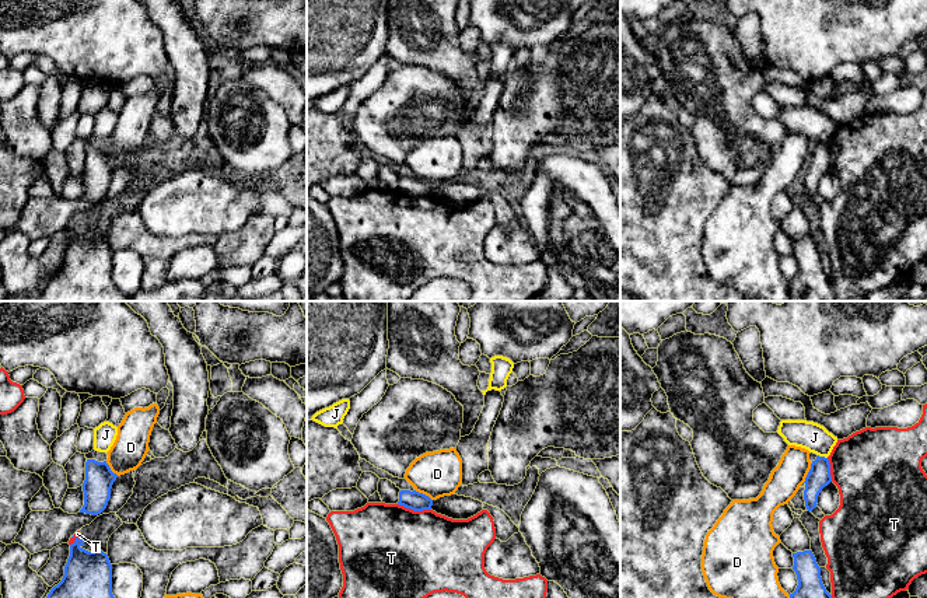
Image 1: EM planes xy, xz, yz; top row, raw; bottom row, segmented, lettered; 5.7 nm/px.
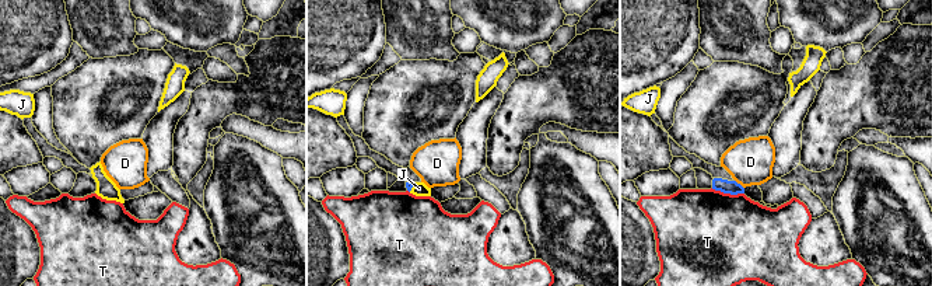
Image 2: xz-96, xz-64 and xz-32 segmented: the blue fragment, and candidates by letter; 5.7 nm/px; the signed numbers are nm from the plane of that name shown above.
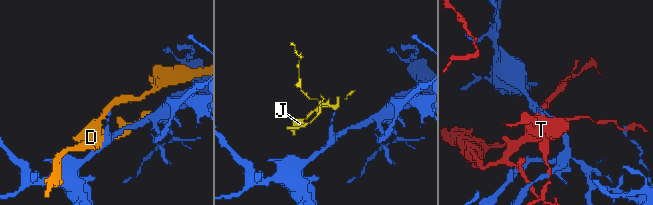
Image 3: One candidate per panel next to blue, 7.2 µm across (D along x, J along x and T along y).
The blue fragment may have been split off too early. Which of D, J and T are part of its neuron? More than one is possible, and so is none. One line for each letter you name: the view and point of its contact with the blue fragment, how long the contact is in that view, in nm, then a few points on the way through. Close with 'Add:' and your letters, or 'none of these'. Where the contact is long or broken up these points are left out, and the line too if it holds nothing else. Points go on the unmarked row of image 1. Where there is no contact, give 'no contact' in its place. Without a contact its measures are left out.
Add: none of these

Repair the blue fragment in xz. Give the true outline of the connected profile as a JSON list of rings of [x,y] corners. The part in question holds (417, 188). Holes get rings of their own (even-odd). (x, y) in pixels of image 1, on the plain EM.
[[[400,176],[399,178],[399,192],[403,192],[406,195],[410,195],[413,197],[423,197],[423,196],[431,196],[433,186],[416,176]]]

